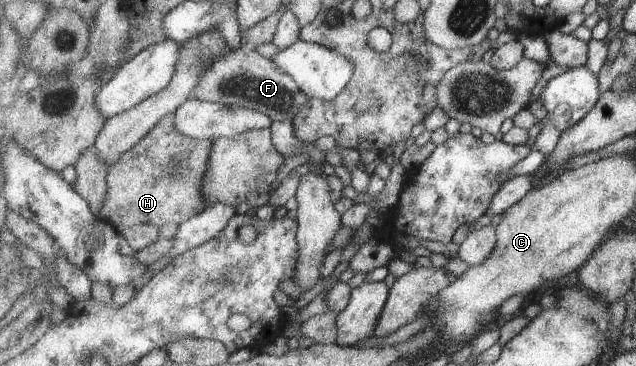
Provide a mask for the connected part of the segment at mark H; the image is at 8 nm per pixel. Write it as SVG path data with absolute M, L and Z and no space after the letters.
M169 113L131 151L125 153L117 163L108 166L107 199L103 203L103 209L99 211L99 216L122 233L125 229L137 225L153 224L159 227L169 223L180 225L203 213L206 208L201 187L211 161L213 145L215 140L199 140L181 133L175 123L175 113Z

